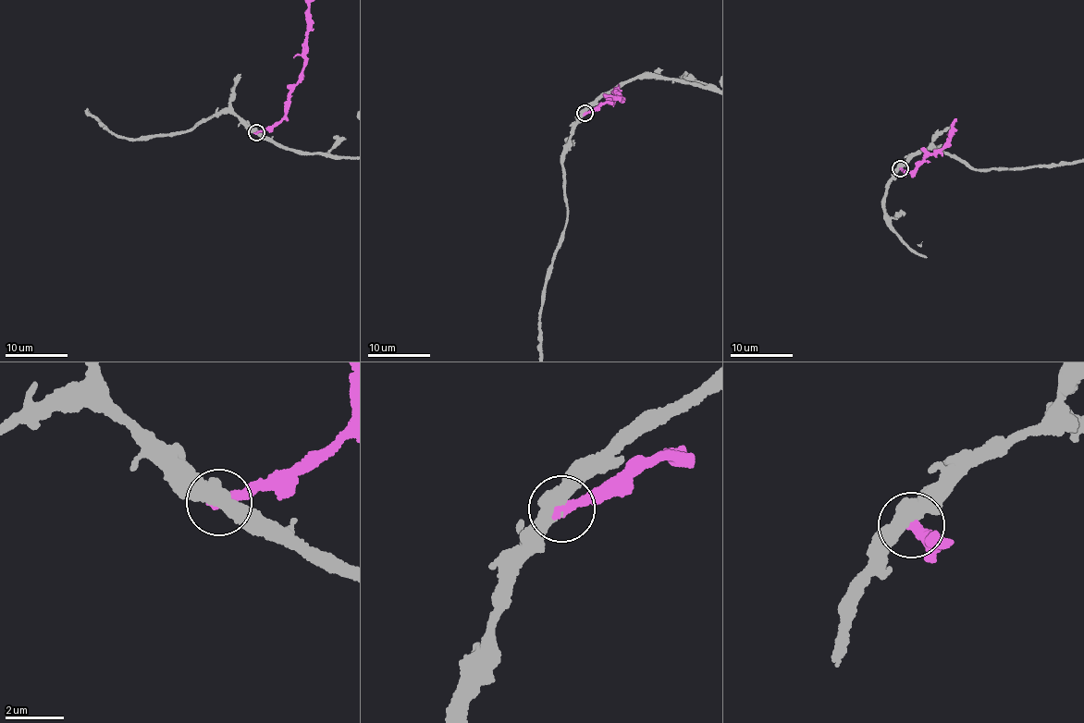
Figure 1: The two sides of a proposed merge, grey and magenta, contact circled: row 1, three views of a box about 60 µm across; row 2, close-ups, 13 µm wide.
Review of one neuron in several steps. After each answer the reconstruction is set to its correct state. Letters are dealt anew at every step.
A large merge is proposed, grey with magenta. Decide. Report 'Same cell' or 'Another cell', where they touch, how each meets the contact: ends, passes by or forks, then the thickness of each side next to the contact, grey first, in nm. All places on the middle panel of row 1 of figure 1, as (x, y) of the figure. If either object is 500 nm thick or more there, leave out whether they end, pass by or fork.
Another cell. Place: (585, 113). Thickness 550 nm (grey) against 320 nm

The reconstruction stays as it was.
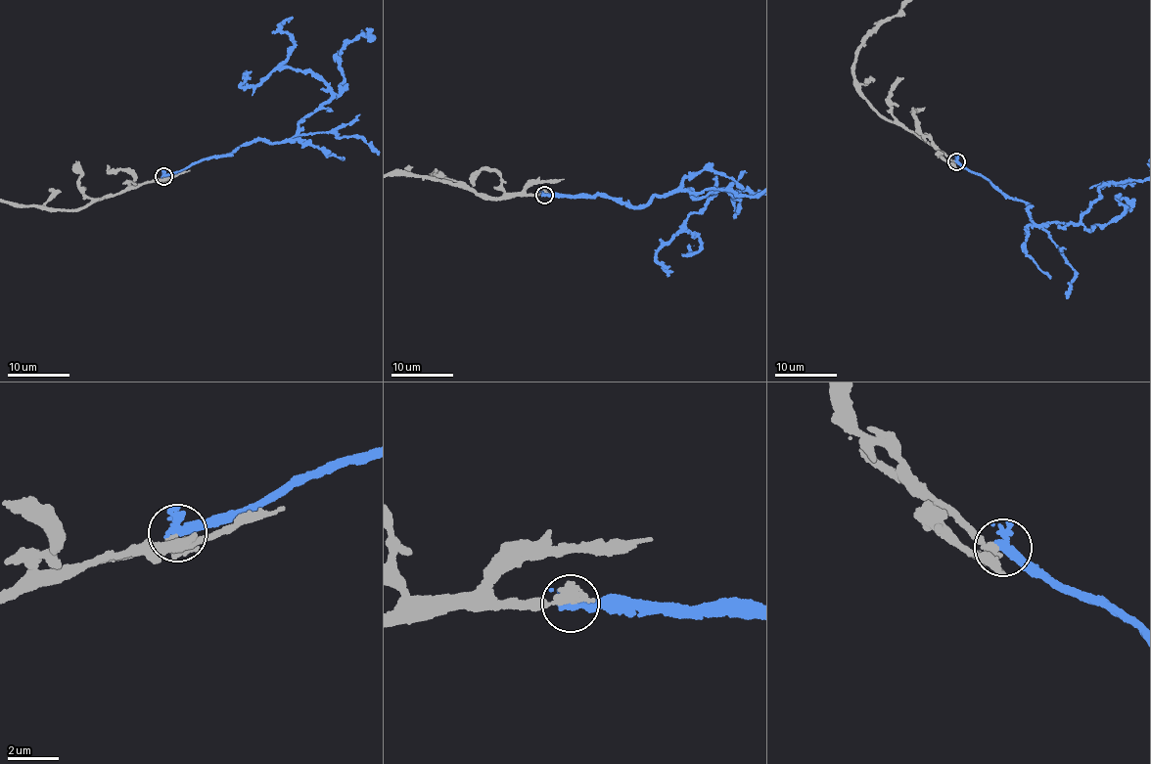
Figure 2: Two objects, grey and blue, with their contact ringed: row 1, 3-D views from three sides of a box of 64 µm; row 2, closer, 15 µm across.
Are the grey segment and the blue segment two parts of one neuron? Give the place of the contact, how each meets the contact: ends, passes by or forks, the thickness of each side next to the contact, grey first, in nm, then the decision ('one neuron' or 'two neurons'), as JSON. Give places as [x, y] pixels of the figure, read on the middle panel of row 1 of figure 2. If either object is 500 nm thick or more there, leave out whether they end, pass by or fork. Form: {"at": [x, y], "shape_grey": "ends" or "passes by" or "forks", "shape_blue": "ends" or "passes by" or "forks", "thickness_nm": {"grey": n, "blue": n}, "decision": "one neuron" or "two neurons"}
{"at": [544, 195], "shape_grey": "passes by", "shape_blue": "passes by", "thickness_nm": {"grey": 280, "blue": 300}, "decision": "two neurons"}

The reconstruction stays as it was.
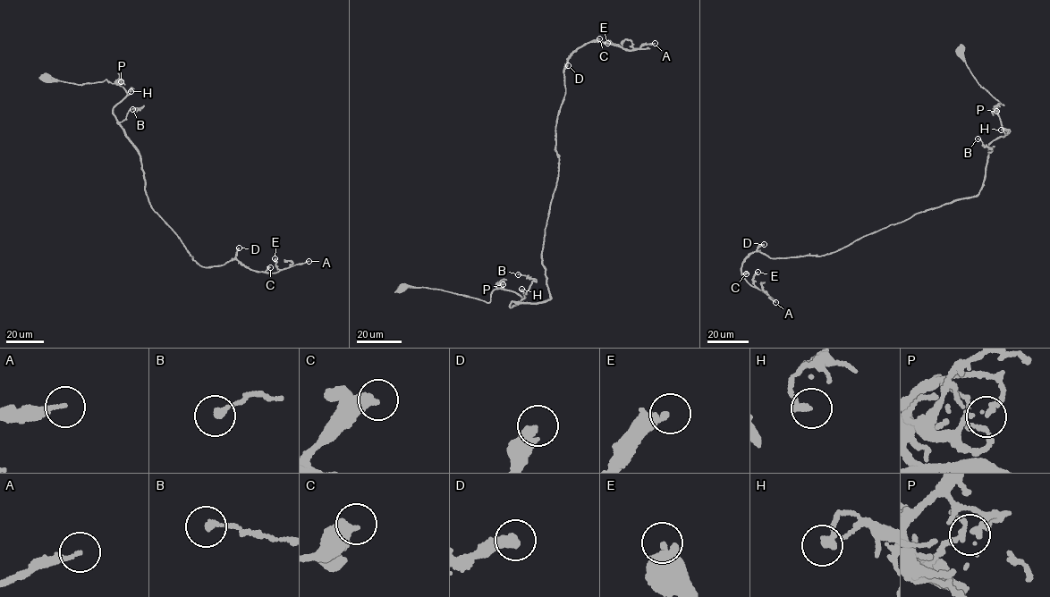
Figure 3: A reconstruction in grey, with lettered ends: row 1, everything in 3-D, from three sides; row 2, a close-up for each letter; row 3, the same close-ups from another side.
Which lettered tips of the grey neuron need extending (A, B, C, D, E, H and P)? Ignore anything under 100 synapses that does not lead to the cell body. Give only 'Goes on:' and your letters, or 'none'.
Goes on: A, D

